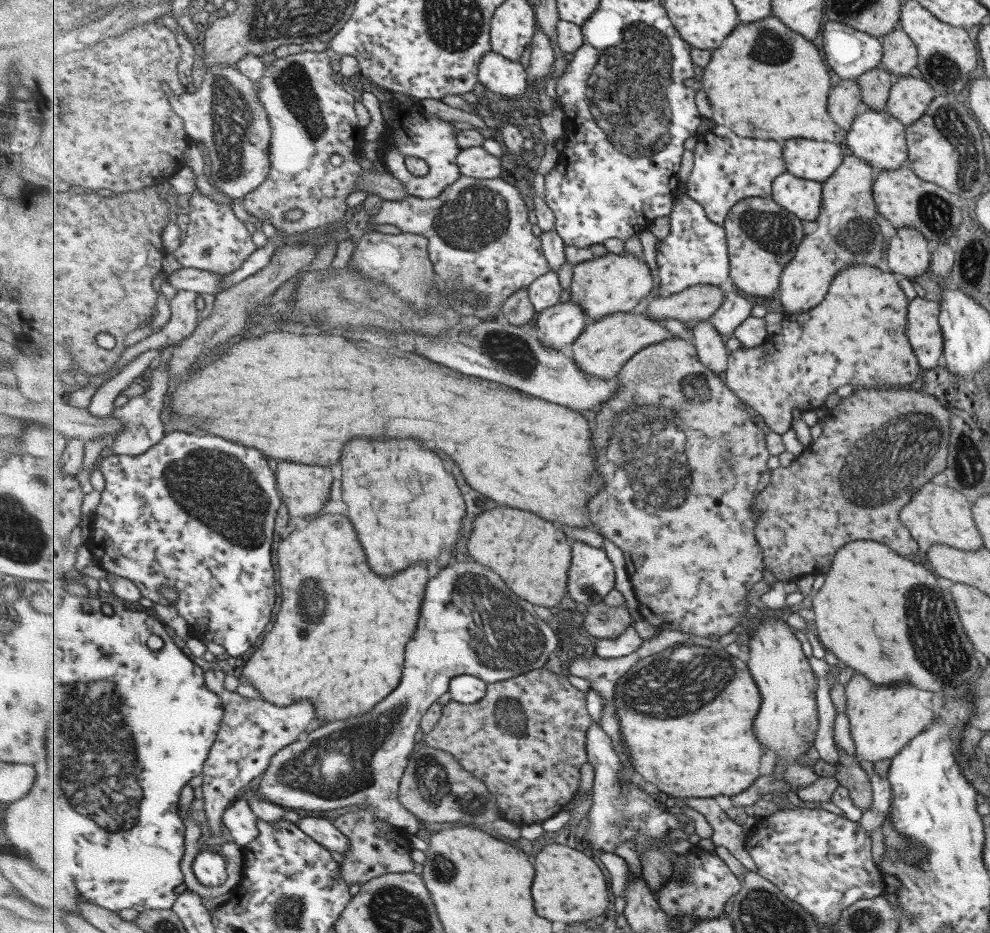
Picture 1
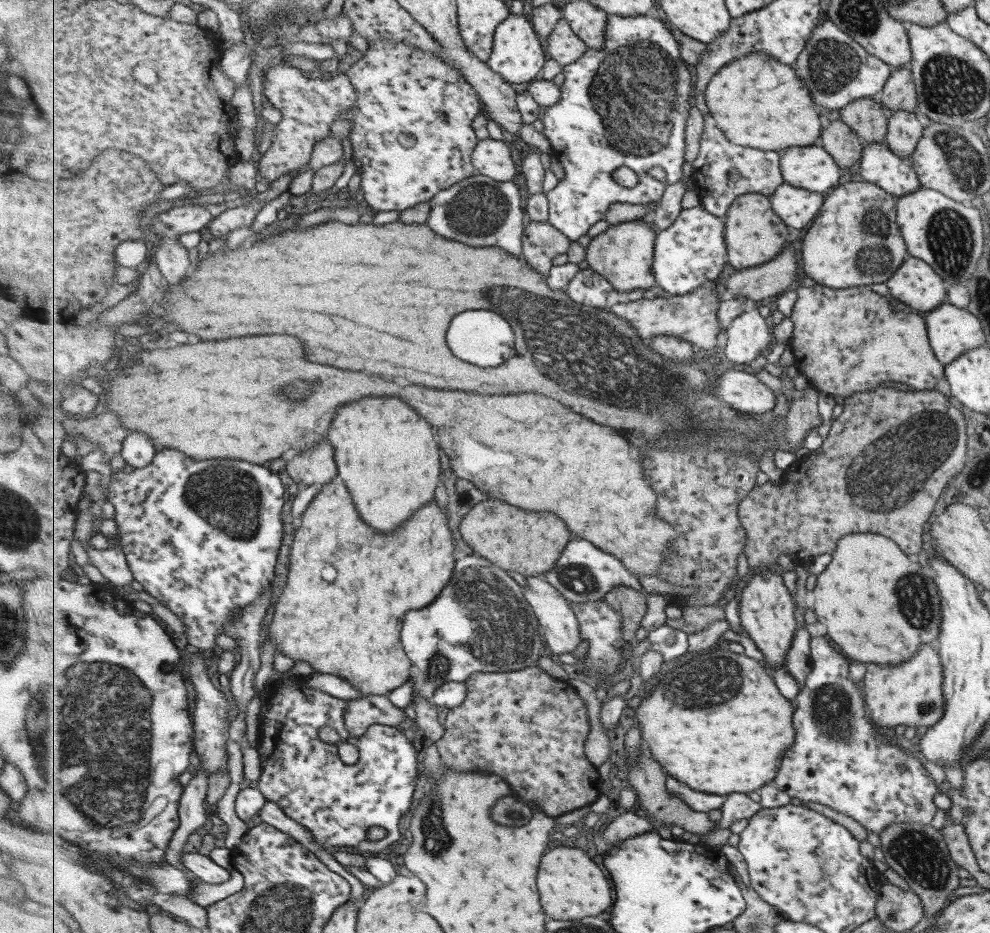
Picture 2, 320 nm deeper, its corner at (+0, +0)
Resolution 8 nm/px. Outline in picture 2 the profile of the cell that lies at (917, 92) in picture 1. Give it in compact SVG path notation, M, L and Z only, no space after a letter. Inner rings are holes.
M896 110L887 112L887 128L883 142L895 157L908 158L921 137L923 127L914 112Z

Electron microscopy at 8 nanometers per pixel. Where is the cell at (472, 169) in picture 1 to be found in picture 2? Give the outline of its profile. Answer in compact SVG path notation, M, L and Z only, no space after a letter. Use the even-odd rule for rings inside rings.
M485 139L478 143L472 156L477 174L485 175L499 182L515 178L515 160L504 140Z

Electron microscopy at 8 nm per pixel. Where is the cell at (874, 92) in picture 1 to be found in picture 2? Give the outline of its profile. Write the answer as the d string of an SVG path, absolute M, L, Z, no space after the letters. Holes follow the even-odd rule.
M876 97L858 98L839 109L841 120L853 128L865 144L881 143L887 128L887 113Z

